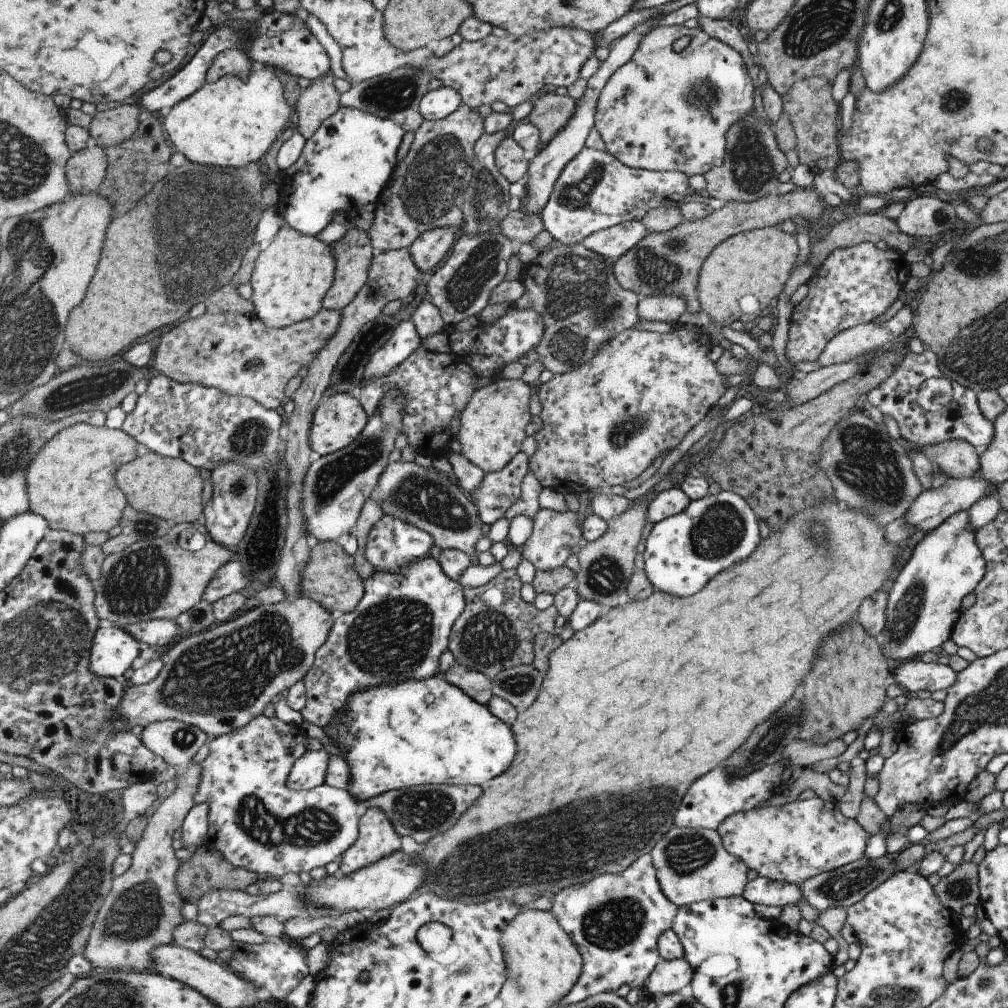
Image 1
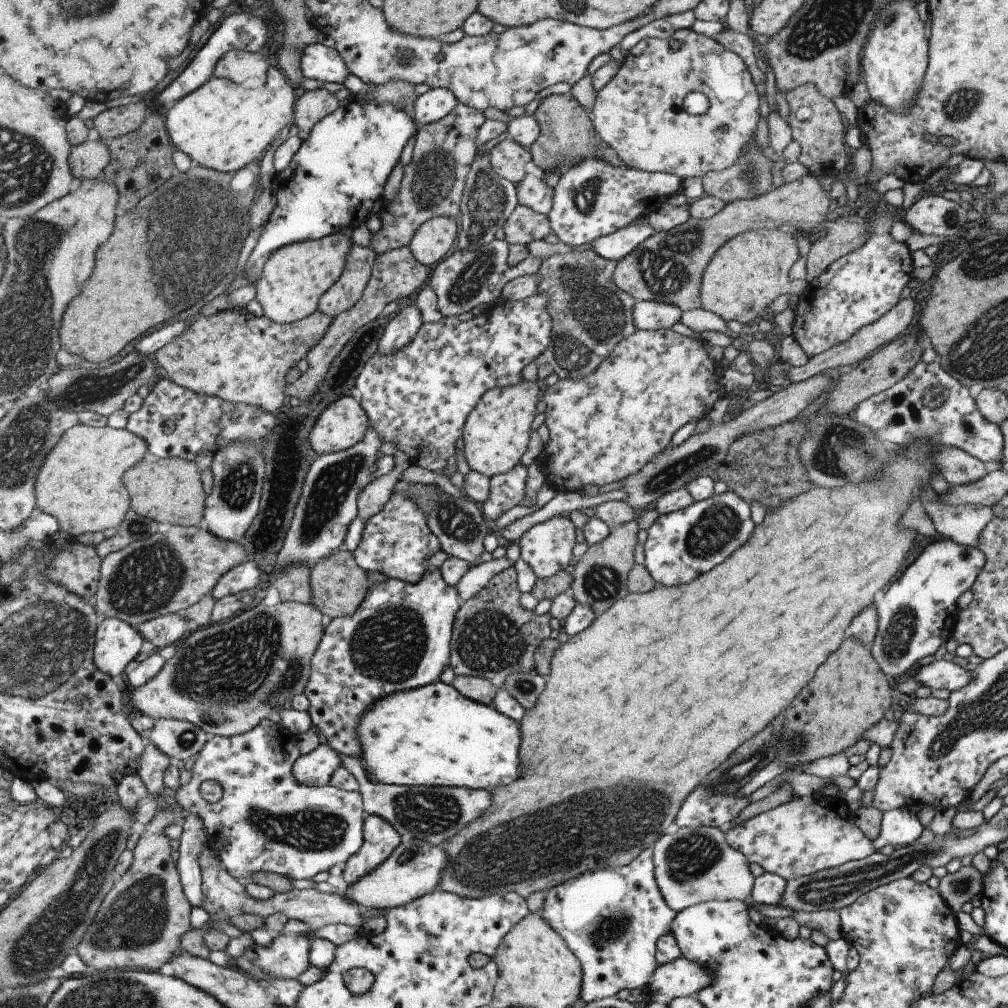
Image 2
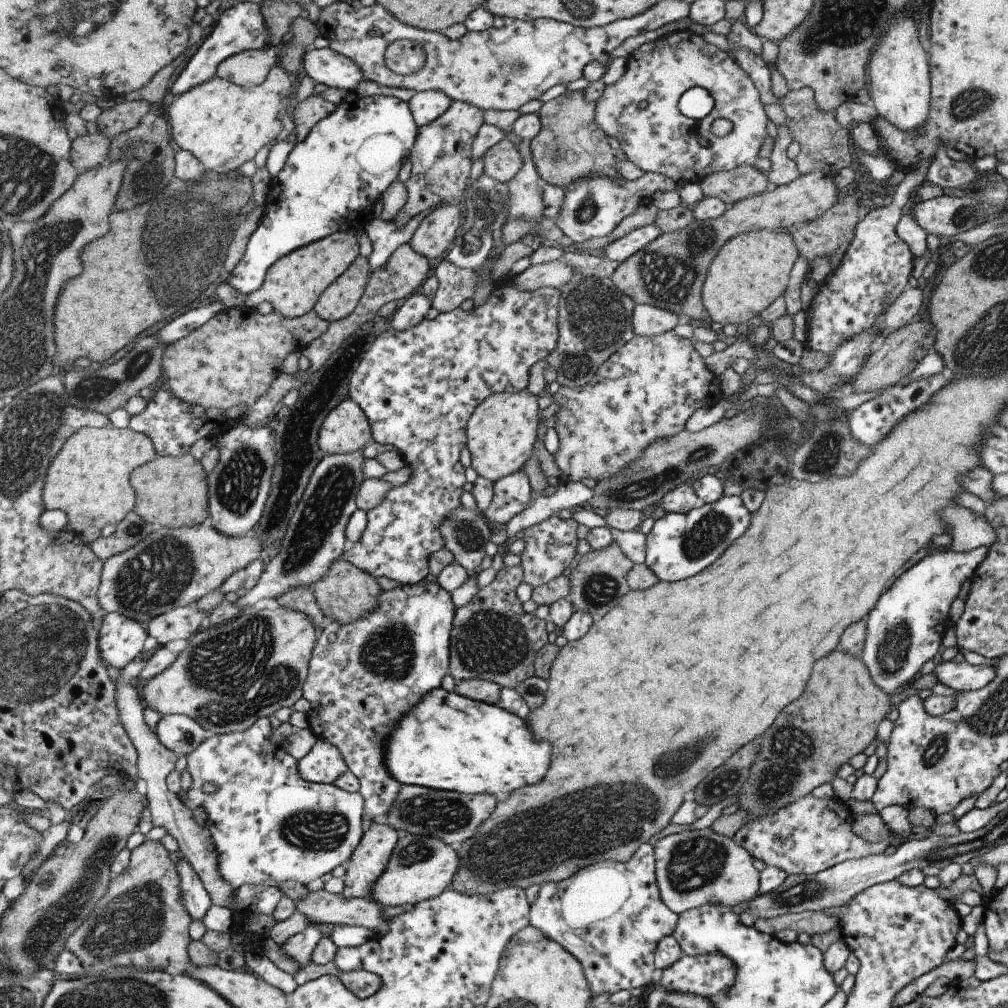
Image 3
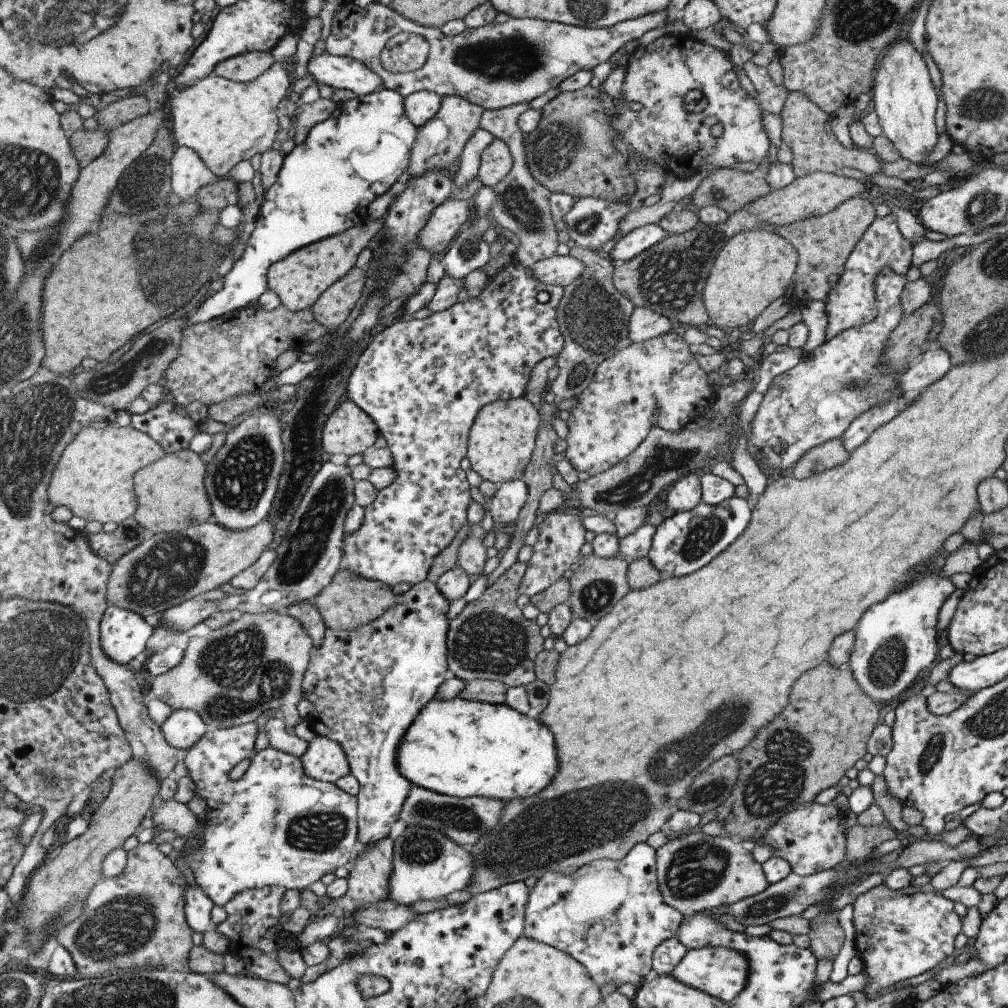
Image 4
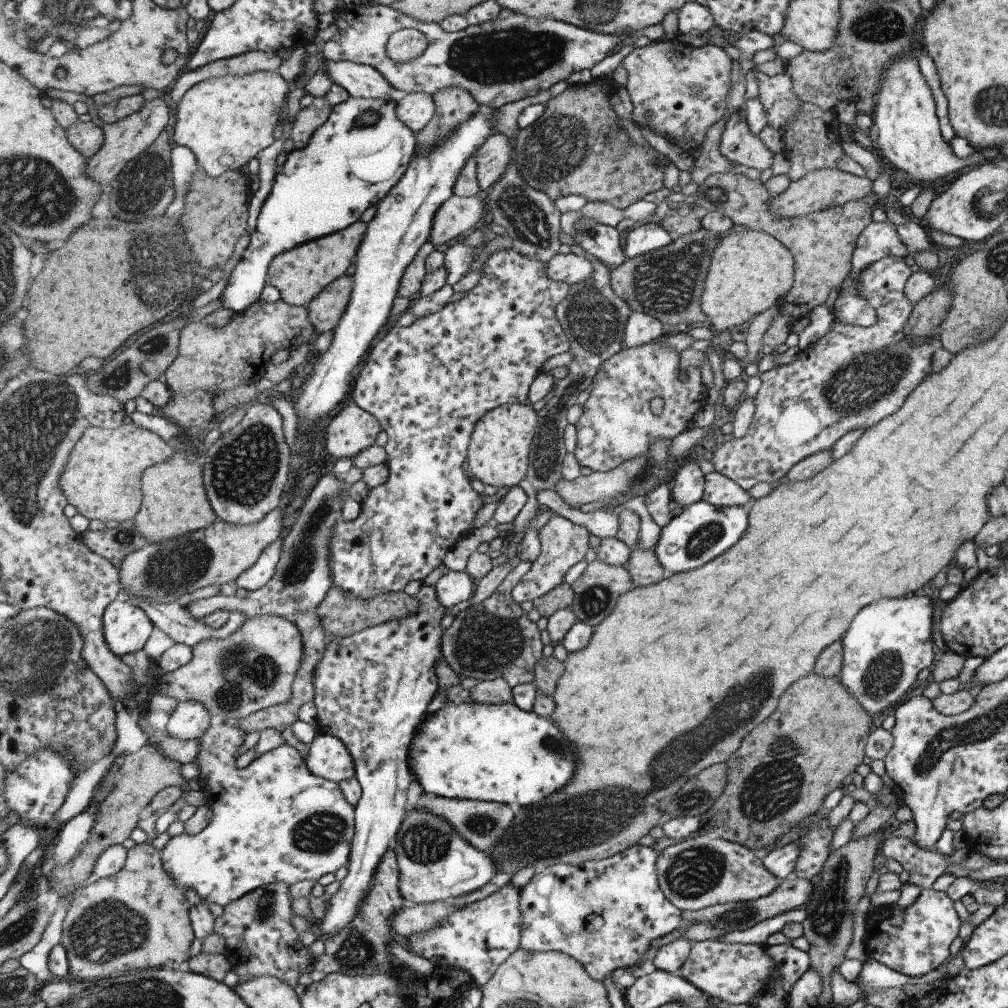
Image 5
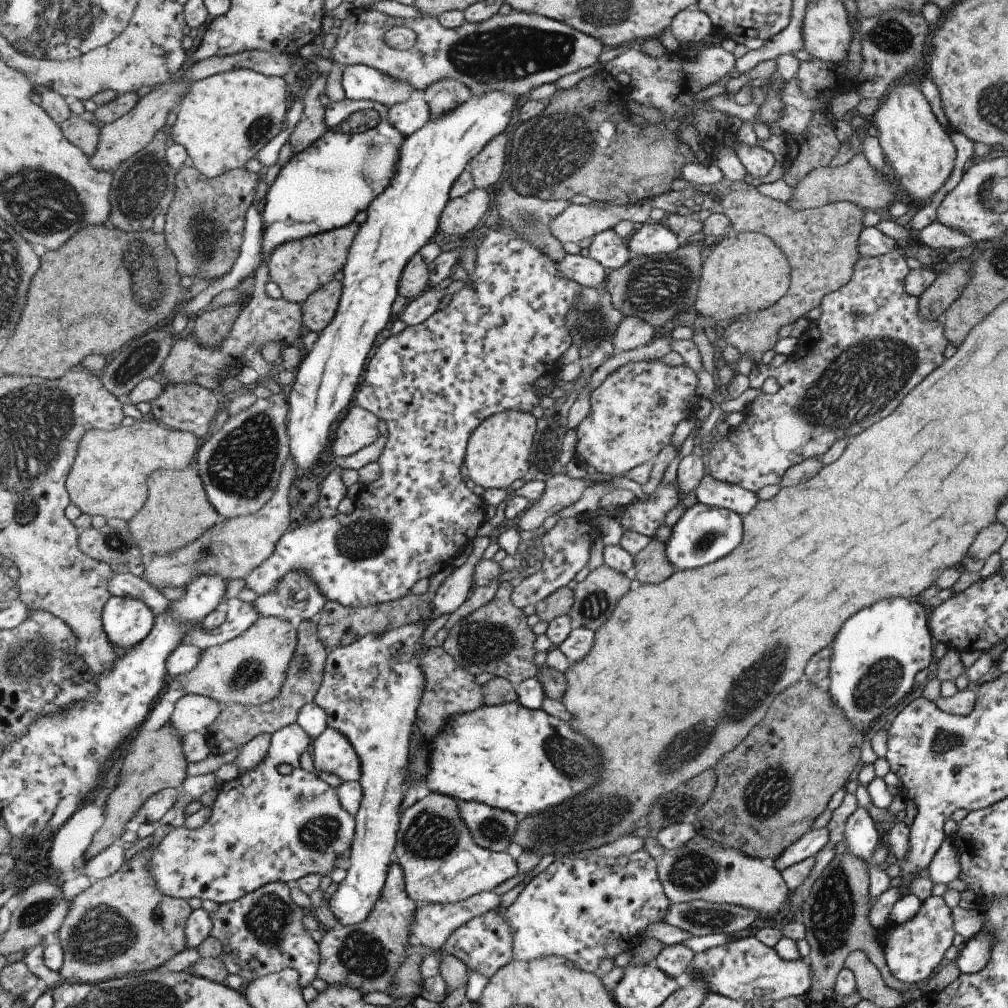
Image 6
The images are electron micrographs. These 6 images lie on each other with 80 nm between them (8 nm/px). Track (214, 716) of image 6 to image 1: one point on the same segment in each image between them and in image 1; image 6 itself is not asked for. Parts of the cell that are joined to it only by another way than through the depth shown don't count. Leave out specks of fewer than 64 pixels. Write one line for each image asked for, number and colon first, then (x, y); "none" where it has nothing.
1: (176, 742)
2: (182, 740)
3: (182, 734)
4: (183, 728)
5: (189, 721)

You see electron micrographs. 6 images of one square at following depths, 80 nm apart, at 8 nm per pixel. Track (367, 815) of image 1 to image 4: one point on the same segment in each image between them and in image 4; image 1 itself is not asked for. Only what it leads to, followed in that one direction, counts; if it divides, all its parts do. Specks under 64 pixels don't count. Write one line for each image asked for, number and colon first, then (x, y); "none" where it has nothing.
2: (381, 838)
3: (369, 863)
4: (369, 875)

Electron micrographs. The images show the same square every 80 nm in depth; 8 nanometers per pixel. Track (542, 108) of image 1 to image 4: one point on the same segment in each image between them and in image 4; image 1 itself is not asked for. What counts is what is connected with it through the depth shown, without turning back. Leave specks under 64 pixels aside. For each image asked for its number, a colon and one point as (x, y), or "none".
2: (567, 136)
3: (570, 146)
4: (571, 152)

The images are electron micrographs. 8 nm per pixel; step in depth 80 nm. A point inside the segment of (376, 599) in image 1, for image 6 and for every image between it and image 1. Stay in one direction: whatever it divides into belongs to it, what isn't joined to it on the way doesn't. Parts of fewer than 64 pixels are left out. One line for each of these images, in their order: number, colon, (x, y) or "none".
2: (400, 638)
3: (365, 676)
4: (368, 685)
5: (372, 688)
6: (372, 691)

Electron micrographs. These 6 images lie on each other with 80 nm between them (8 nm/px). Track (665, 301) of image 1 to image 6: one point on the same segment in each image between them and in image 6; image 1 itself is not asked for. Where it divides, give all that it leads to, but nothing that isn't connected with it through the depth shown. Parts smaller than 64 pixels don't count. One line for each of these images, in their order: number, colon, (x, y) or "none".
2: (648, 315)
3: (647, 320)
4: (644, 323)
5: (641, 328)
6: (633, 331)

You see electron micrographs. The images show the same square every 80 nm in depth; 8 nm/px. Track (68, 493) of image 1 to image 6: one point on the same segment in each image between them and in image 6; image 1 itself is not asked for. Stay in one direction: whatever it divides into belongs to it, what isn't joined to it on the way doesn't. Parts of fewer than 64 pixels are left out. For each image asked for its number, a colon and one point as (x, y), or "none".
2: (81, 482)
3: (89, 480)
4: (95, 476)
5: (103, 479)
6: (109, 477)

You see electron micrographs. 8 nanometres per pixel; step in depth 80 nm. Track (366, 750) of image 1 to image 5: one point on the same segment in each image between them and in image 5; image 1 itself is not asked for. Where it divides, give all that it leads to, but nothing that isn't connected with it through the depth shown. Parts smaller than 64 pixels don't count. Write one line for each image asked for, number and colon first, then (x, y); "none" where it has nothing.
2: (433, 735)
3: (448, 742)
4: (458, 747)
5: (500, 753)

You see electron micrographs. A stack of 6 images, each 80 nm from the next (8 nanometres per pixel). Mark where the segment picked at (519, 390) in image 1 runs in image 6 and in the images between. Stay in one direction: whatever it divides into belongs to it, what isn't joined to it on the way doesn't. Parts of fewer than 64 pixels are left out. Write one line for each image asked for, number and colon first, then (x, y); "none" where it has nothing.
2: (496, 435)
3: (502, 433)
4: (505, 433)
5: (501, 448)
6: (500, 451)

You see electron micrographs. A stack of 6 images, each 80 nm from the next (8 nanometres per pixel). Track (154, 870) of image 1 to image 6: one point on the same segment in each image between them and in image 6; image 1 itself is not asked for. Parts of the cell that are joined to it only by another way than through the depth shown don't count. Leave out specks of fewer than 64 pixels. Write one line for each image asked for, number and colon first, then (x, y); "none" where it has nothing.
2: (140, 925)
3: (142, 921)
4: (138, 919)
5: (139, 918)
6: (122, 924)

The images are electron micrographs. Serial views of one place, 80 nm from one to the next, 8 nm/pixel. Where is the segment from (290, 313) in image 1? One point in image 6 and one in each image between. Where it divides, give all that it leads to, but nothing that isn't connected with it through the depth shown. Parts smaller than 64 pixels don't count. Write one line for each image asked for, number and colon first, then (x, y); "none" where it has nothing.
2: (294, 279)
3: (293, 285)
4: (299, 280)
5: (300, 275)
6: (300, 268)

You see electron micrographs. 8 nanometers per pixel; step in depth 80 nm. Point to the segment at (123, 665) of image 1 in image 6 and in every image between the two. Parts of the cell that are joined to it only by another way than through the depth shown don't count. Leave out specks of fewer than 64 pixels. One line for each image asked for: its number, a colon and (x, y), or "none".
2: (117, 643)
3: (121, 640)
4: (124, 635)
5: (127, 626)
6: (127, 621)

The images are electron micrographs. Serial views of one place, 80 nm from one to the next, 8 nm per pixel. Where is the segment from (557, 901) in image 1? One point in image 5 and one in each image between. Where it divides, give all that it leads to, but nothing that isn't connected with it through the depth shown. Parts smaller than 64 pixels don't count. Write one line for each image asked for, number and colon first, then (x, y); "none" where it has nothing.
2: (611, 917)
3: (609, 915)
4: (609, 915)
5: (605, 913)

